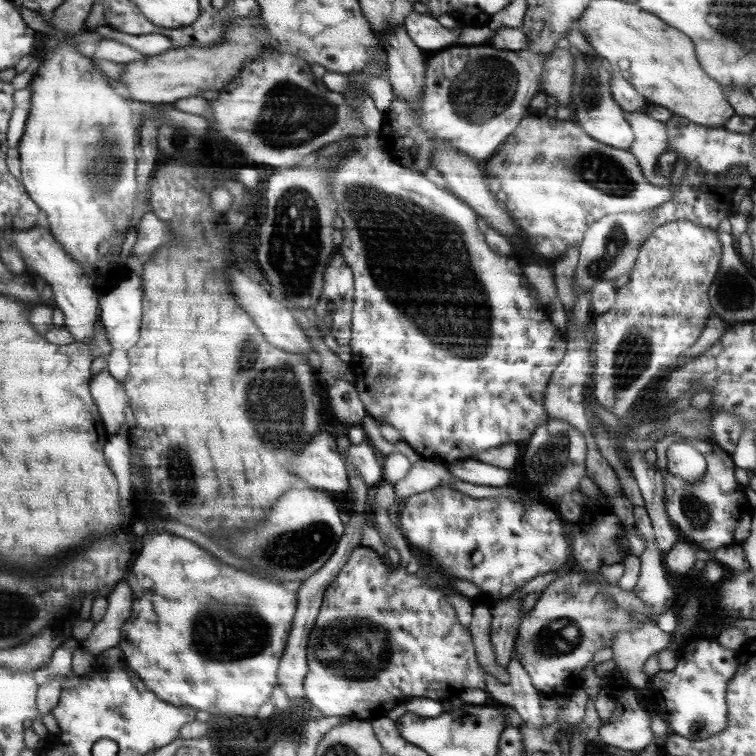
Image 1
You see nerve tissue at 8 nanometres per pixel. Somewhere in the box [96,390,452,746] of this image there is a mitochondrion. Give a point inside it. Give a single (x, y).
(221, 632)

